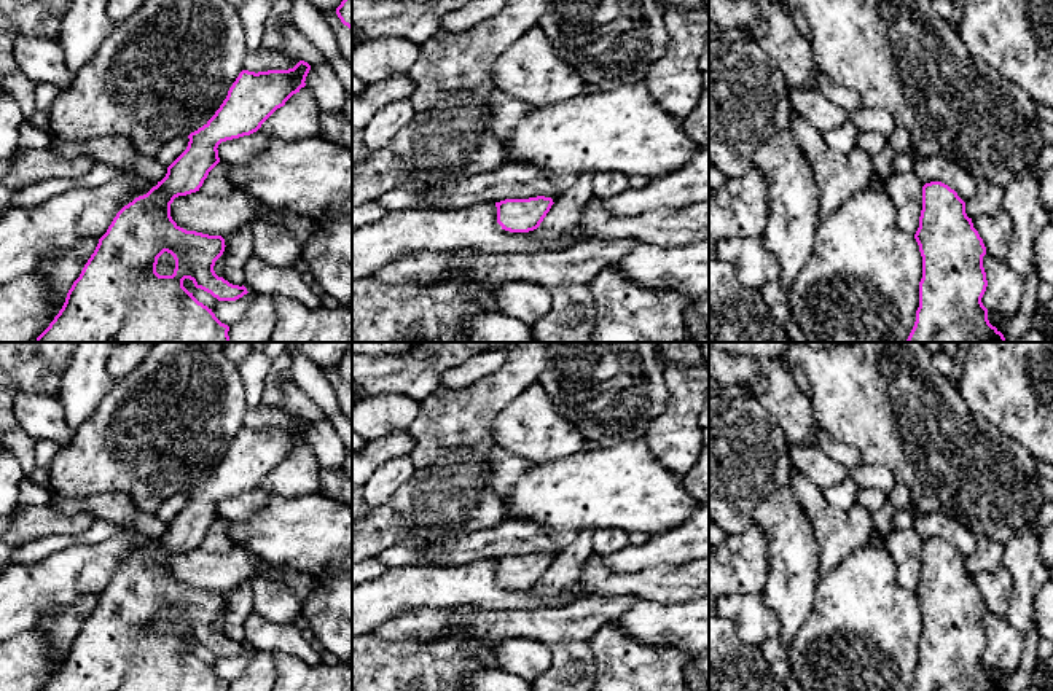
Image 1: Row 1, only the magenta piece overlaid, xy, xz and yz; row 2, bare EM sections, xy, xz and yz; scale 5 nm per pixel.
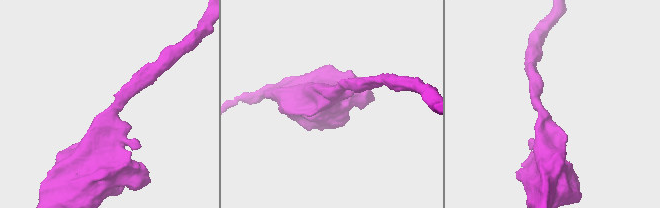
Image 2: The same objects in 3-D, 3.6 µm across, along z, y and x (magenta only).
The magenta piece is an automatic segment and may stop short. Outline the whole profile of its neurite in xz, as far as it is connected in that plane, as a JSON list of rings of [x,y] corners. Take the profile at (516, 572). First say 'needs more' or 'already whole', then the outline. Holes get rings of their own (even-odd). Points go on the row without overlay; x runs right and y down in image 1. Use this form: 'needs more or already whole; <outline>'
already whole; [[[545,552],[495,559],[497,580],[510,589],[534,588],[540,583],[553,560],[553,556]]]

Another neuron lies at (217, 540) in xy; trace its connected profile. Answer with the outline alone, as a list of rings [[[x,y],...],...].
[[[217,521],[199,545],[201,549],[212,554],[228,554],[236,545],[233,543],[225,521]]]

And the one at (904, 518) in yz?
[[[900,508],[900,509],[895,509],[894,513],[894,529],[895,532],[900,530],[900,529],[910,529],[913,525],[916,519],[916,514],[914,511],[908,509],[908,508]]]

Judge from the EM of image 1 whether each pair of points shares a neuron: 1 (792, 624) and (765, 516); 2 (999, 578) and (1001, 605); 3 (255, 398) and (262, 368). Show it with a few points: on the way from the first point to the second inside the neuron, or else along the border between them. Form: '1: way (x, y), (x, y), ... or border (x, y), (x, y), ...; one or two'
1: way (792, 597), (790, 540); one
2: way (999, 585), (999, 599); one
3: way (255, 390), (255, 376); one

